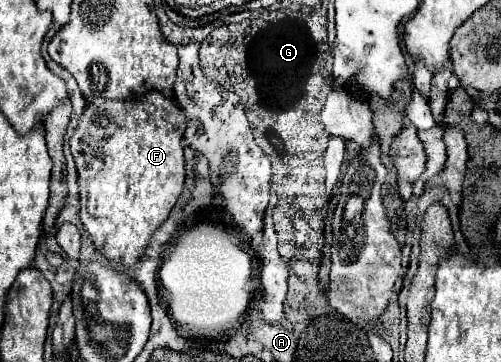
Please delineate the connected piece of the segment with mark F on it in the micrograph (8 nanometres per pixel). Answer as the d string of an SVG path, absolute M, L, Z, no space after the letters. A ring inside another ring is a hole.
M153 90L142 100L132 102L104 102L104 112L90 104L70 138L70 150L76 160L78 188L80 188L80 220L94 242L94 248L108 262L134 266L144 254L154 230L168 218L184 186L184 154L182 134L186 130L184 112L164 94Z

